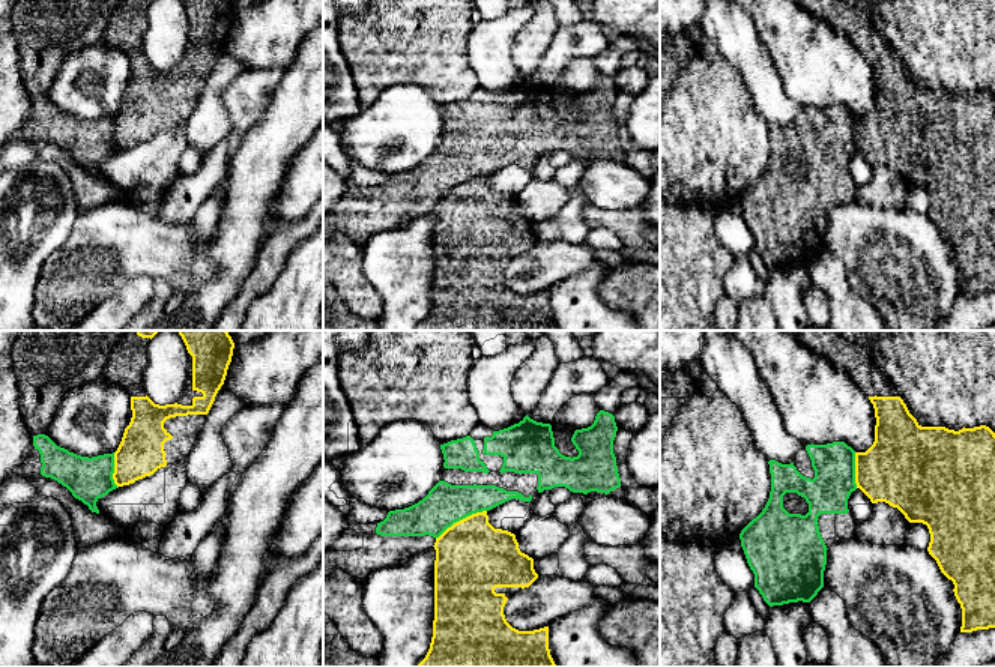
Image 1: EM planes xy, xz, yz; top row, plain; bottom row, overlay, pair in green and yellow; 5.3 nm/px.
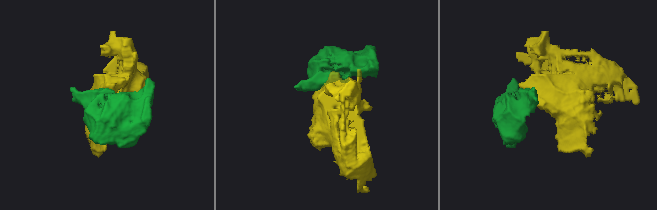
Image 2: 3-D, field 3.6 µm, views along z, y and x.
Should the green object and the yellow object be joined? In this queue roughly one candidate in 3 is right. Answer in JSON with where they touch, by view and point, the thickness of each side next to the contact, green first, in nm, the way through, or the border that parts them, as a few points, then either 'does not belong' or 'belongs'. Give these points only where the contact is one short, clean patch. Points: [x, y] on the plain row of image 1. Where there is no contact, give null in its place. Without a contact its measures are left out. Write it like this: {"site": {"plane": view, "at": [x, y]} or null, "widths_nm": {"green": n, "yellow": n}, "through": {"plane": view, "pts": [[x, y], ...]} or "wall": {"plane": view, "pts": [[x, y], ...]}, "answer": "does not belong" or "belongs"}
{"site": {"plane": "xz", "at": [460, 182]}, "widths_nm": {"green": 220, "yellow": 400}, "answer": "does not belong"}

